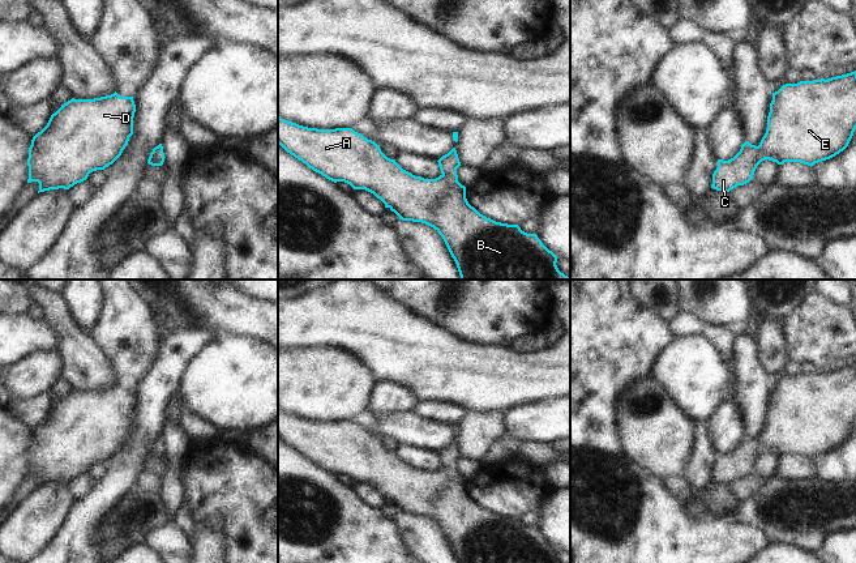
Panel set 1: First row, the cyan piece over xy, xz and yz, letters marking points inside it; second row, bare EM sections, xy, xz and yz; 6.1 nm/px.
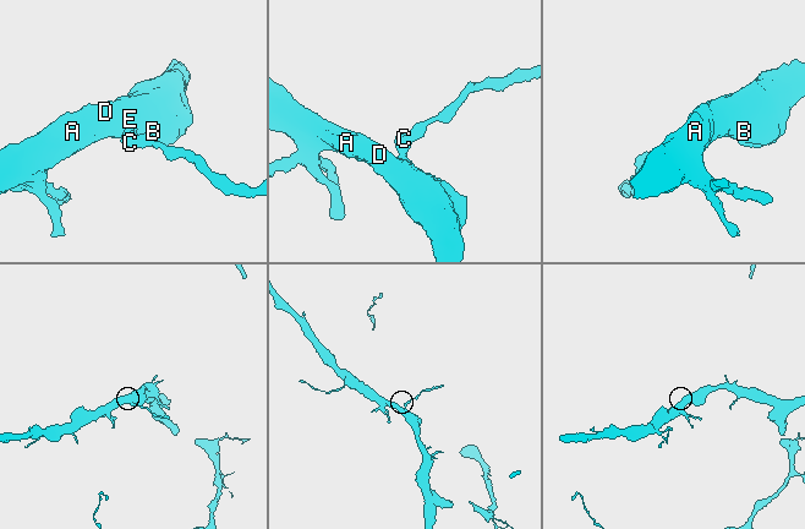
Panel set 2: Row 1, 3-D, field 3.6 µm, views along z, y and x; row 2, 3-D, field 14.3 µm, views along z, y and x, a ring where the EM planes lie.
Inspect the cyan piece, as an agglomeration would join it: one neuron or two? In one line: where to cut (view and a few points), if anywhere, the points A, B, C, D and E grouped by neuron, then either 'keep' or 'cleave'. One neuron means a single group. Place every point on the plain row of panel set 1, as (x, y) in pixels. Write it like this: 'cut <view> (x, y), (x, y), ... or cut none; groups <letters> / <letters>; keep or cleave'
cut none; groups A B C D E; keep

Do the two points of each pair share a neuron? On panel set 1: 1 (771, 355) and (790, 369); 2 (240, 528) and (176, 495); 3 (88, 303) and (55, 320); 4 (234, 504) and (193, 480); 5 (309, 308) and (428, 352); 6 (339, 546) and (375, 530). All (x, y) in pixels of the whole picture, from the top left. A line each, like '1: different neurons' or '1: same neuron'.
1: different neurons
2: different neurons
3: different neurons
4: same neuron
5: same neuron
6: same neuron

